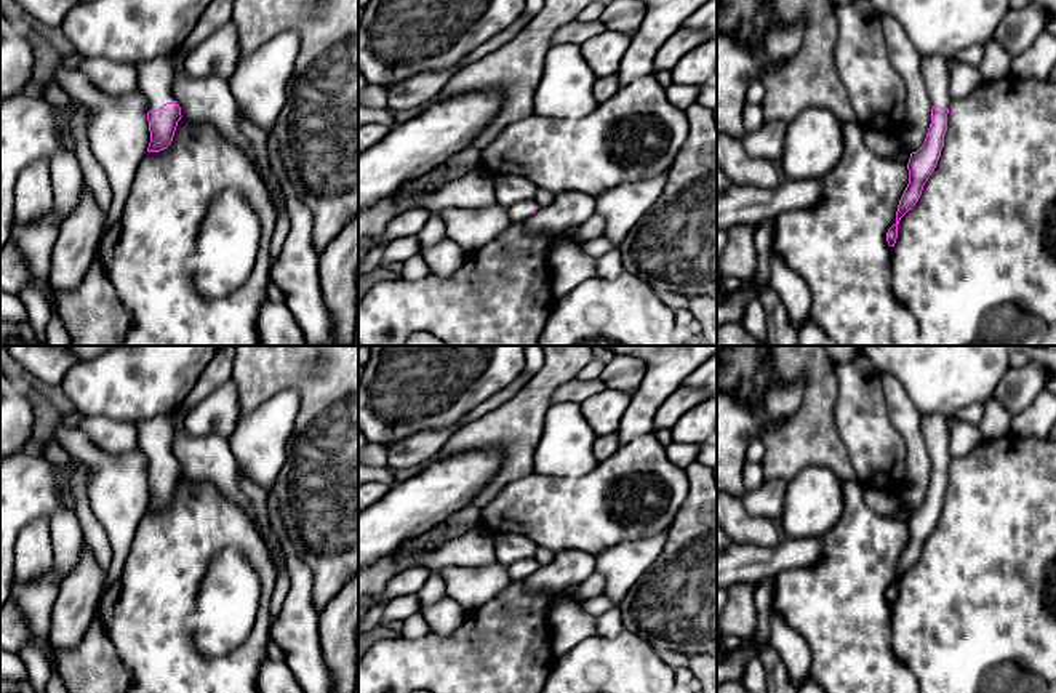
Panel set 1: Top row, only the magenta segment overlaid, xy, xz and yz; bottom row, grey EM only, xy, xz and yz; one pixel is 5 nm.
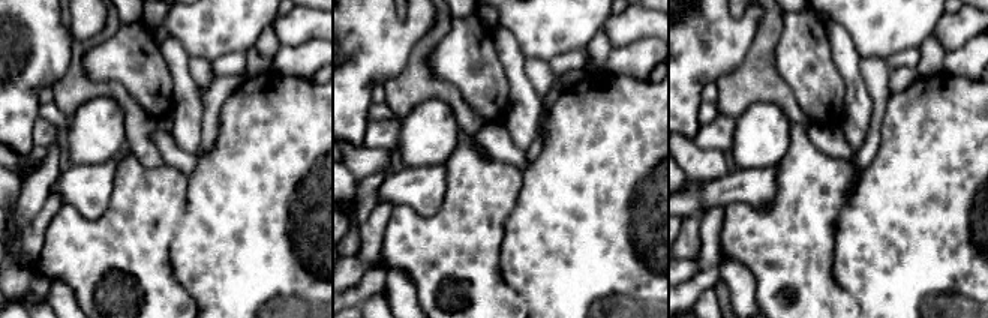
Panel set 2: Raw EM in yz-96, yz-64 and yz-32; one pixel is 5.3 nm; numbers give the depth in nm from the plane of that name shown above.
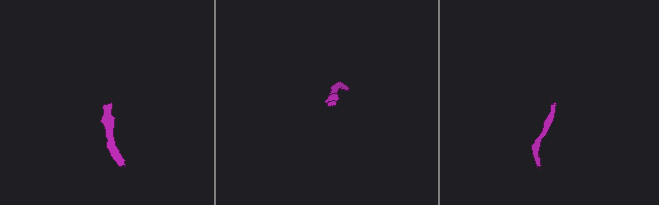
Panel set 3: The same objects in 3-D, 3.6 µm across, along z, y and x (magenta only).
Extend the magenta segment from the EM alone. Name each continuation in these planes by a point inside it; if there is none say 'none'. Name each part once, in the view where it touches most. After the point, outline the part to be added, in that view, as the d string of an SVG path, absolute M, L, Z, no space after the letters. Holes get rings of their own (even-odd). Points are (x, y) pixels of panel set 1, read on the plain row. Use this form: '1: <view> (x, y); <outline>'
1: xy (156, 436); M181 403L178 410L158 418L136 421L138 447L149 459L149 469L157 469L166 461L174 461L173 437L176 434L178 415L186 416L189 410Z

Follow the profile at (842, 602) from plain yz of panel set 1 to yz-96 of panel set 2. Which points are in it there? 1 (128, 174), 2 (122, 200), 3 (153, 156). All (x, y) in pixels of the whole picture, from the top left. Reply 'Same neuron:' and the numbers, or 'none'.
Same neuron: 1, 2

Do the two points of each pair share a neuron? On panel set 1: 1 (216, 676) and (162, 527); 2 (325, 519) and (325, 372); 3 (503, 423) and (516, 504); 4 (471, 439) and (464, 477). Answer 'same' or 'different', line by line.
1: same
2: same
3: different
4: different

